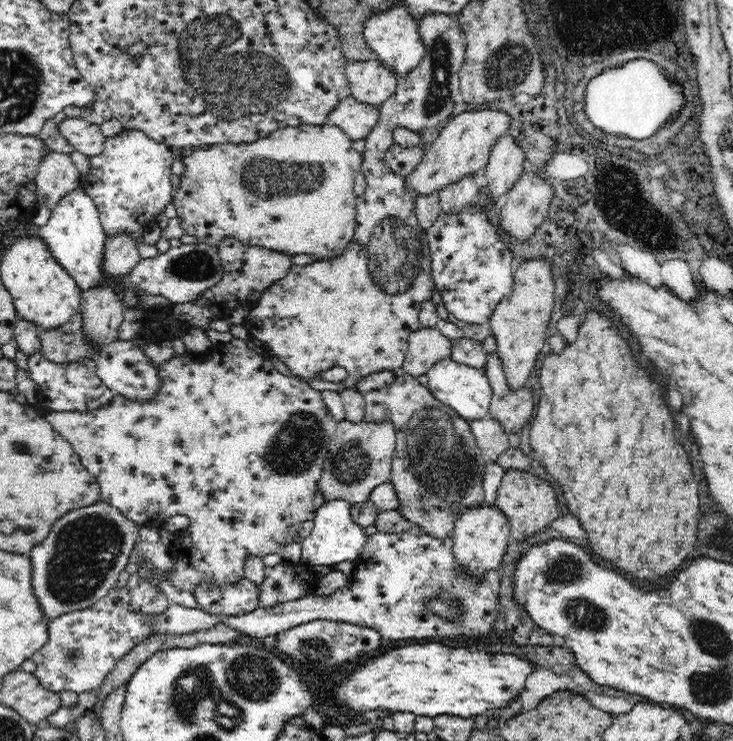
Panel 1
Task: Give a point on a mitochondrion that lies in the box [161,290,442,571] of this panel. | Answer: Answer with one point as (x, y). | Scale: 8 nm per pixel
(294, 448)

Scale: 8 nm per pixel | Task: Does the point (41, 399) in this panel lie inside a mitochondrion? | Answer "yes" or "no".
no

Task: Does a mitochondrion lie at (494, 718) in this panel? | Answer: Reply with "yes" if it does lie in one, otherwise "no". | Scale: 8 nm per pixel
no

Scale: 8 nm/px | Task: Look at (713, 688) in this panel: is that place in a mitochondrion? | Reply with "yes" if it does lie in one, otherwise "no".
yes

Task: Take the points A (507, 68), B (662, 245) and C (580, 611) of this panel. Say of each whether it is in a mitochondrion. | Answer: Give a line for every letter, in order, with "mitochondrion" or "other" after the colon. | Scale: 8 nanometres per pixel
A: mitochondrion
B: mitochondrion
C: mitochondrion

